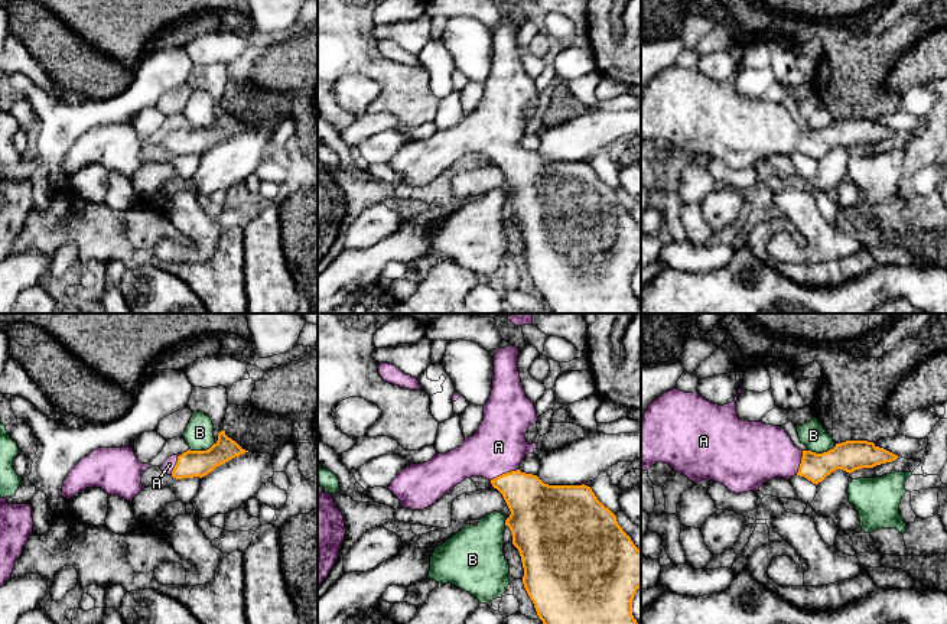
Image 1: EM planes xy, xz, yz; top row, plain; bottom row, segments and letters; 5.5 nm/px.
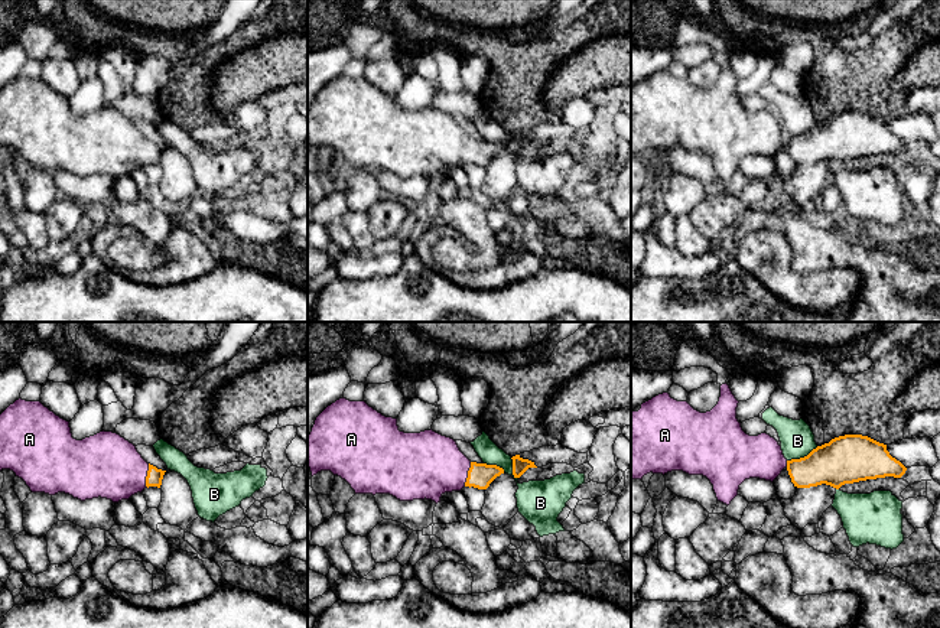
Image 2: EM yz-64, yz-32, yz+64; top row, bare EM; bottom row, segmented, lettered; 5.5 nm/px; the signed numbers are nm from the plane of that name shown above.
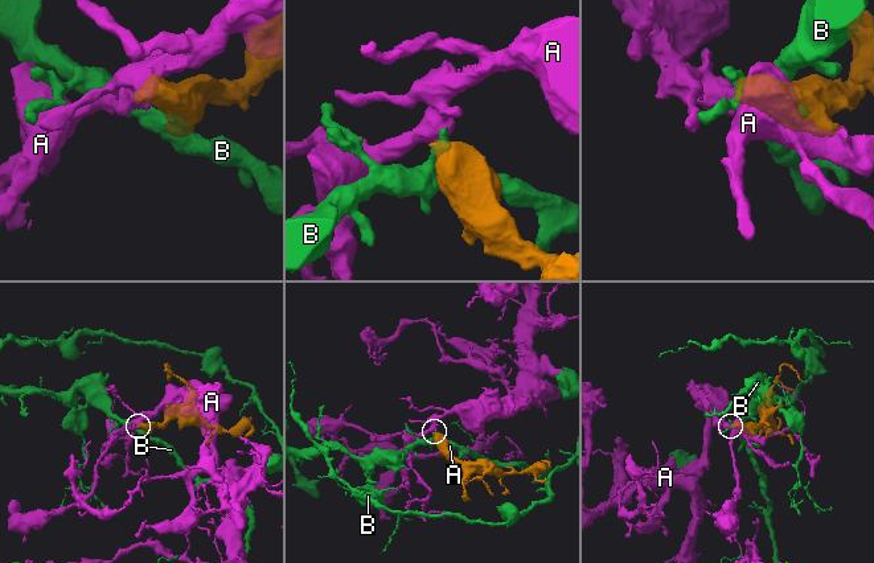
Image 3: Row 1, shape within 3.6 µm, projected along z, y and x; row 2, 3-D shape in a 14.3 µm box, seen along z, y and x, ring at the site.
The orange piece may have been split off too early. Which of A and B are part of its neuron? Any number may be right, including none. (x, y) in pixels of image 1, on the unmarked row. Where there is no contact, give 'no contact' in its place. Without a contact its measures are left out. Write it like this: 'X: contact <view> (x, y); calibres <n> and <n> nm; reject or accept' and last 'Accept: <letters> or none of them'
A: contact xz (503, 150); calibres 280 and 300 nm; accept
B: contact yz (823, 129); calibres 170 and 150 nm; reject
Accept: A

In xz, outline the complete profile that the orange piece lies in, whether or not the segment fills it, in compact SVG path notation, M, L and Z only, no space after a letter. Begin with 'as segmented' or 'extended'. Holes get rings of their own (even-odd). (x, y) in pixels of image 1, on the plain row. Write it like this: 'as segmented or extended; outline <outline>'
extended; outline M514 22L495 29L492 66L478 107L459 124L403 144L388 166L401 183L423 186L465 155L489 156L511 188L505 202L521 233L523 260L551 312L641 313L641 303L632 292L632 276L641 263L641 227L618 201L616 192L585 160L549 162L518 146L521 137L537 126L537 120L527 118L525 110L538 97L534 78L523 65L518 30L520 25Z

